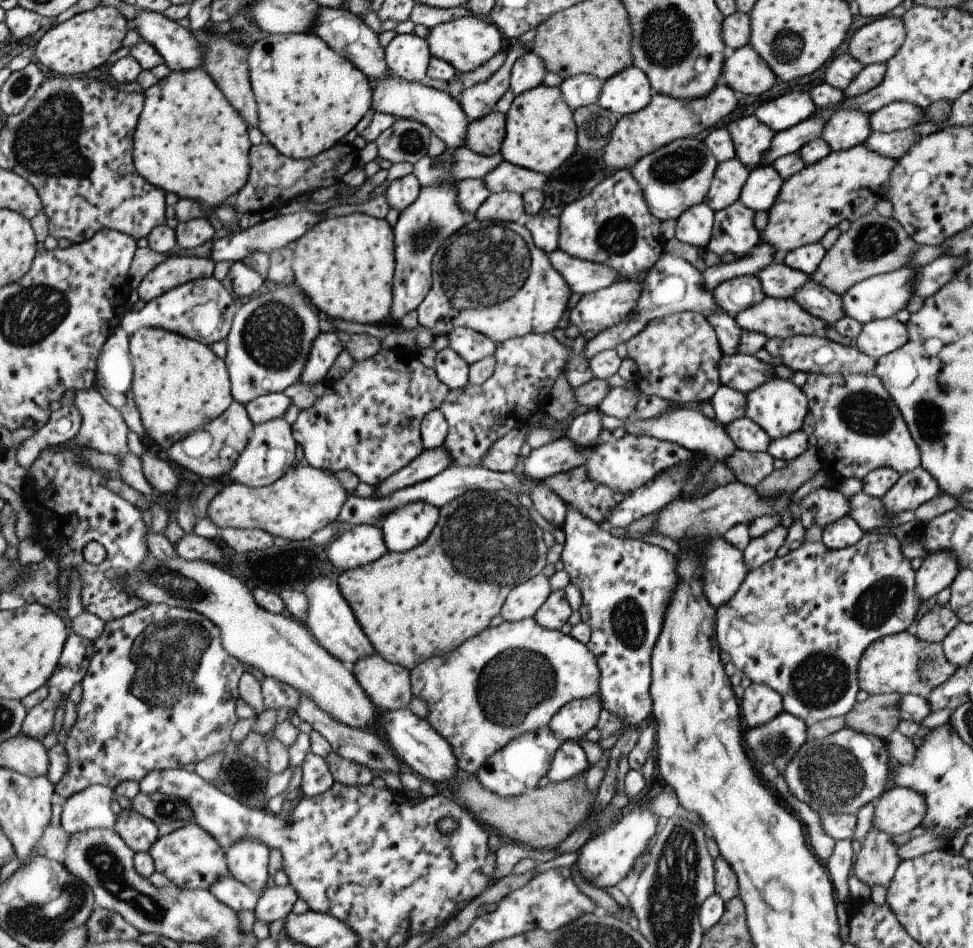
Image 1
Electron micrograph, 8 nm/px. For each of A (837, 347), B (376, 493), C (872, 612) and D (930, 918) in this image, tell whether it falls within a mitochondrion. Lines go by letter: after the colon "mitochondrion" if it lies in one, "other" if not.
A: other
B: other
C: mitochondrion
D: other

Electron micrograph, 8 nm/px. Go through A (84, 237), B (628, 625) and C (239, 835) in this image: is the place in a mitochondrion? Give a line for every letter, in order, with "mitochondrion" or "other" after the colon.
A: other
B: mitochondrion
C: other

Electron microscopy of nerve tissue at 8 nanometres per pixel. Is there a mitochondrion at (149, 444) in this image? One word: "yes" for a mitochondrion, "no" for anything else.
no

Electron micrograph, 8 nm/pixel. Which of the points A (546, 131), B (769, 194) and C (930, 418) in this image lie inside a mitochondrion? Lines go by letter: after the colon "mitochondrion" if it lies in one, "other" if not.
A: other
B: other
C: mitochondrion

